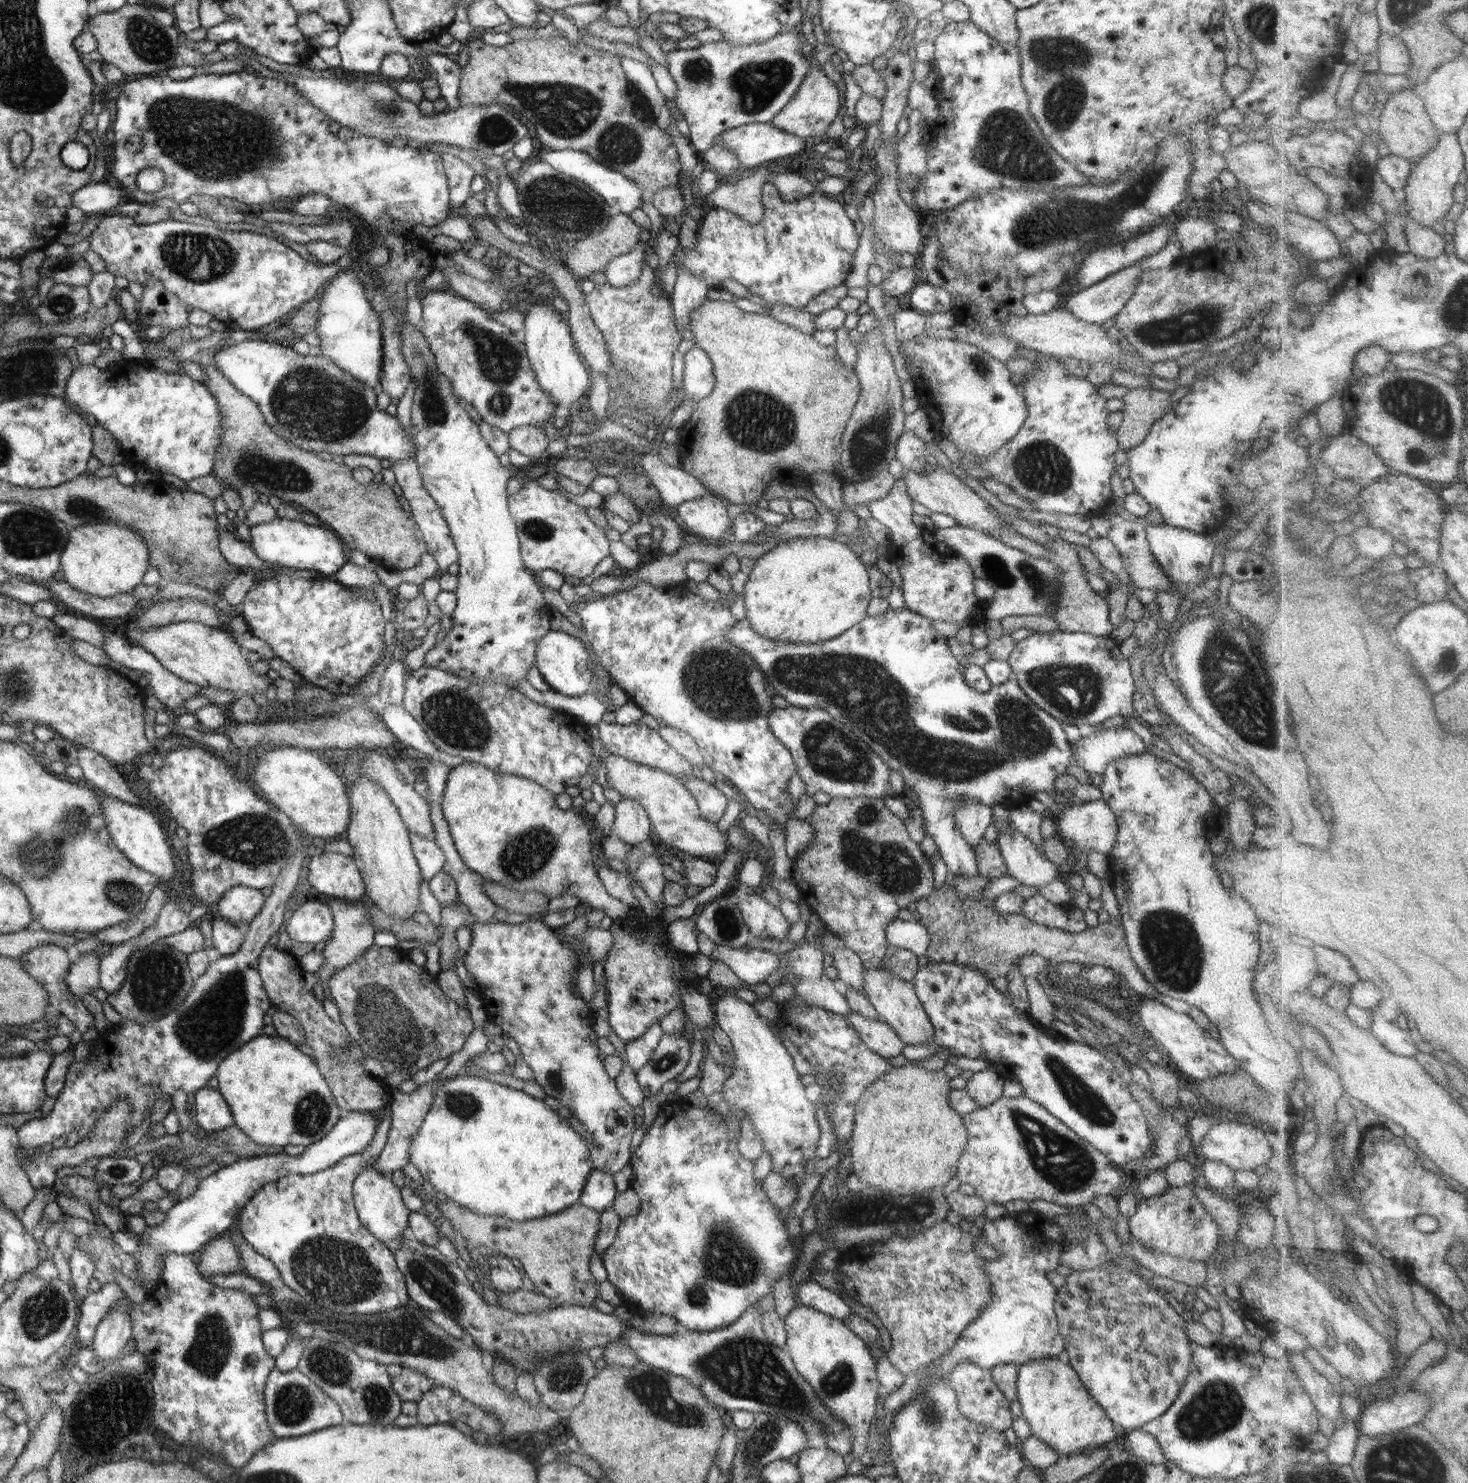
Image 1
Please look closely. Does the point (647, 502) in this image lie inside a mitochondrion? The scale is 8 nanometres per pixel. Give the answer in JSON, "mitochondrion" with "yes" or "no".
{"mitochondrion":"yes"}

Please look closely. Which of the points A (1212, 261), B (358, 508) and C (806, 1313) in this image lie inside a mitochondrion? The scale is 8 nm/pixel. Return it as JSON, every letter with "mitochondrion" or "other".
{"A":"other","B":"other","C":"other"}

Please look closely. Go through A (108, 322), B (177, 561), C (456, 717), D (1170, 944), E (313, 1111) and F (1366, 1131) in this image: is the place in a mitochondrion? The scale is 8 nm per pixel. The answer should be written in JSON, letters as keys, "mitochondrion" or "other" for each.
{"A":"other","B":"mitochondrion","C":"mitochondrion","D":"mitochondrion","E":"mitochondrion","F":"other"}

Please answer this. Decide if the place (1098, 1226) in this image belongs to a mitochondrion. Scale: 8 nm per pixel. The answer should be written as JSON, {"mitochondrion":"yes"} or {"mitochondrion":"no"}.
{"mitochondrion":"no"}

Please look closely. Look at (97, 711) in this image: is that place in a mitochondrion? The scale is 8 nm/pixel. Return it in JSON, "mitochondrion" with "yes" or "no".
{"mitochondrion":"no"}

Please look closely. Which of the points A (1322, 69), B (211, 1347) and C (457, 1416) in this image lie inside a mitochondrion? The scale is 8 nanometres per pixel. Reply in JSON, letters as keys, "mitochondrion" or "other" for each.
{"A":"other","B":"mitochondrion","C":"other"}

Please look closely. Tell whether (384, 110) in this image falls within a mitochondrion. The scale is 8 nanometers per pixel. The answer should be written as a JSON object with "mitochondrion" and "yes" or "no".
{"mitochondrion":"yes"}

